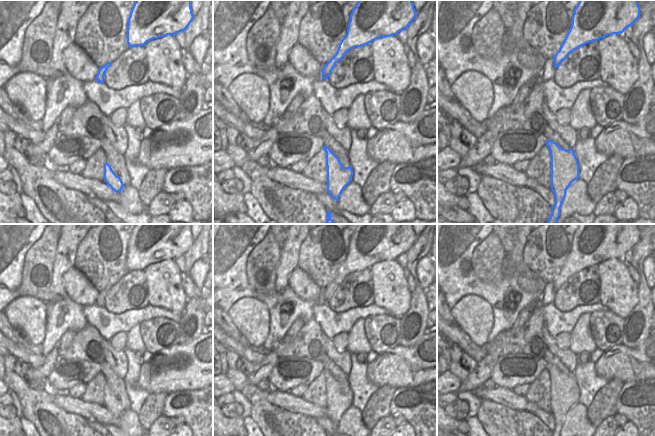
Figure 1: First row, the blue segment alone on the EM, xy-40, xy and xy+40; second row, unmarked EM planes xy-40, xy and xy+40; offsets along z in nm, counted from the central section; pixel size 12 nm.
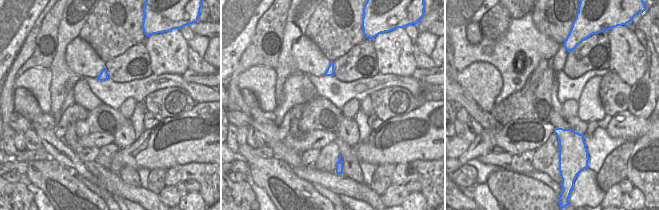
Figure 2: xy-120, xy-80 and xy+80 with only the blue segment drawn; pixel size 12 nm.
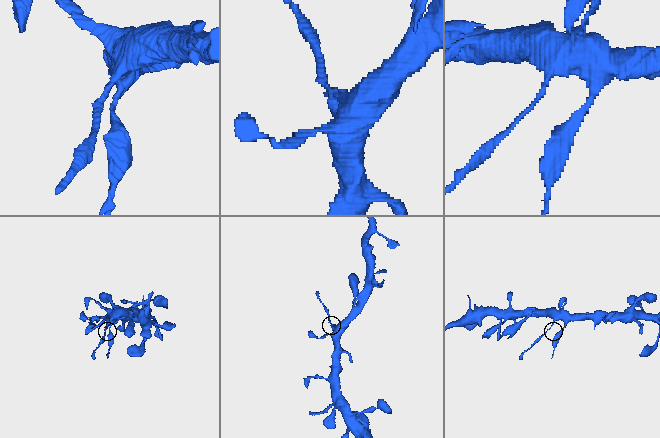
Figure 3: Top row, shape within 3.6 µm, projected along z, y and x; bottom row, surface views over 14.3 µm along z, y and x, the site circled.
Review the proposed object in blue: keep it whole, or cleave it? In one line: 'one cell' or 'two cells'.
two cells

